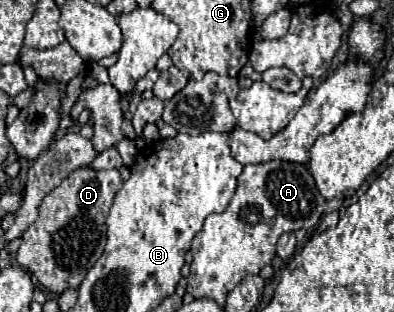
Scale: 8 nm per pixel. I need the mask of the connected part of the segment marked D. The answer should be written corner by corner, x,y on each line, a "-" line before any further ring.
81,166
73,170
43,198
37,220
23,234
17,252
19,266
33,274
45,290
57,296
67,288
79,288
89,268
93,268
105,250
105,218
121,186
123,178
115,168
93,170
91,166

